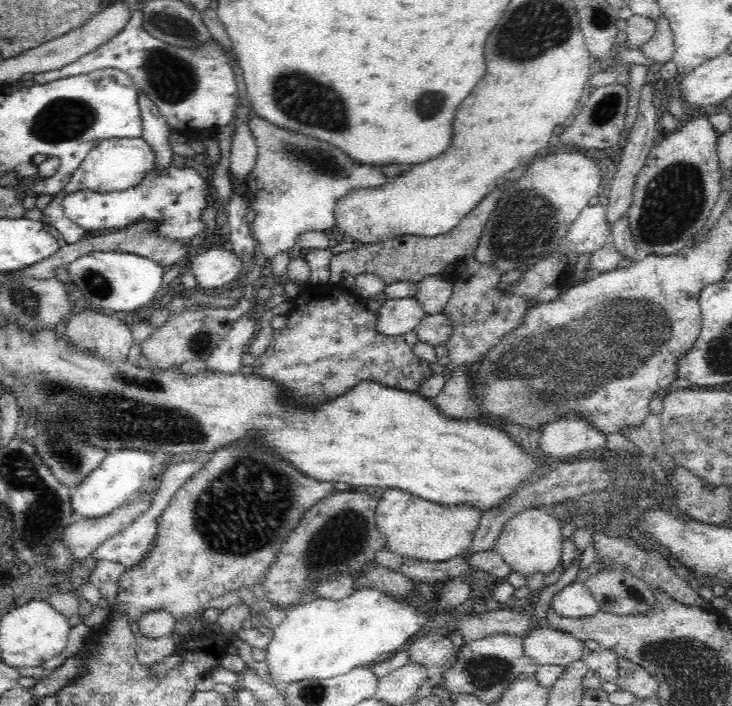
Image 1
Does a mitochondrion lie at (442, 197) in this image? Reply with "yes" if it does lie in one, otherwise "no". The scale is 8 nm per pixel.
no

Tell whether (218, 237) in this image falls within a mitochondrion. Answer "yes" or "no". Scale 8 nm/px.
no

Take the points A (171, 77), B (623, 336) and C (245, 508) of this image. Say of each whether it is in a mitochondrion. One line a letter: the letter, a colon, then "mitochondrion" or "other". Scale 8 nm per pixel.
A: mitochondrion
B: mitochondrion
C: mitochondrion

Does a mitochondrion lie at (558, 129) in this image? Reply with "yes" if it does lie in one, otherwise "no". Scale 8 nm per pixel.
no

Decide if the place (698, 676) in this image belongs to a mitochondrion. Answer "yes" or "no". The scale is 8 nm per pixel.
yes

